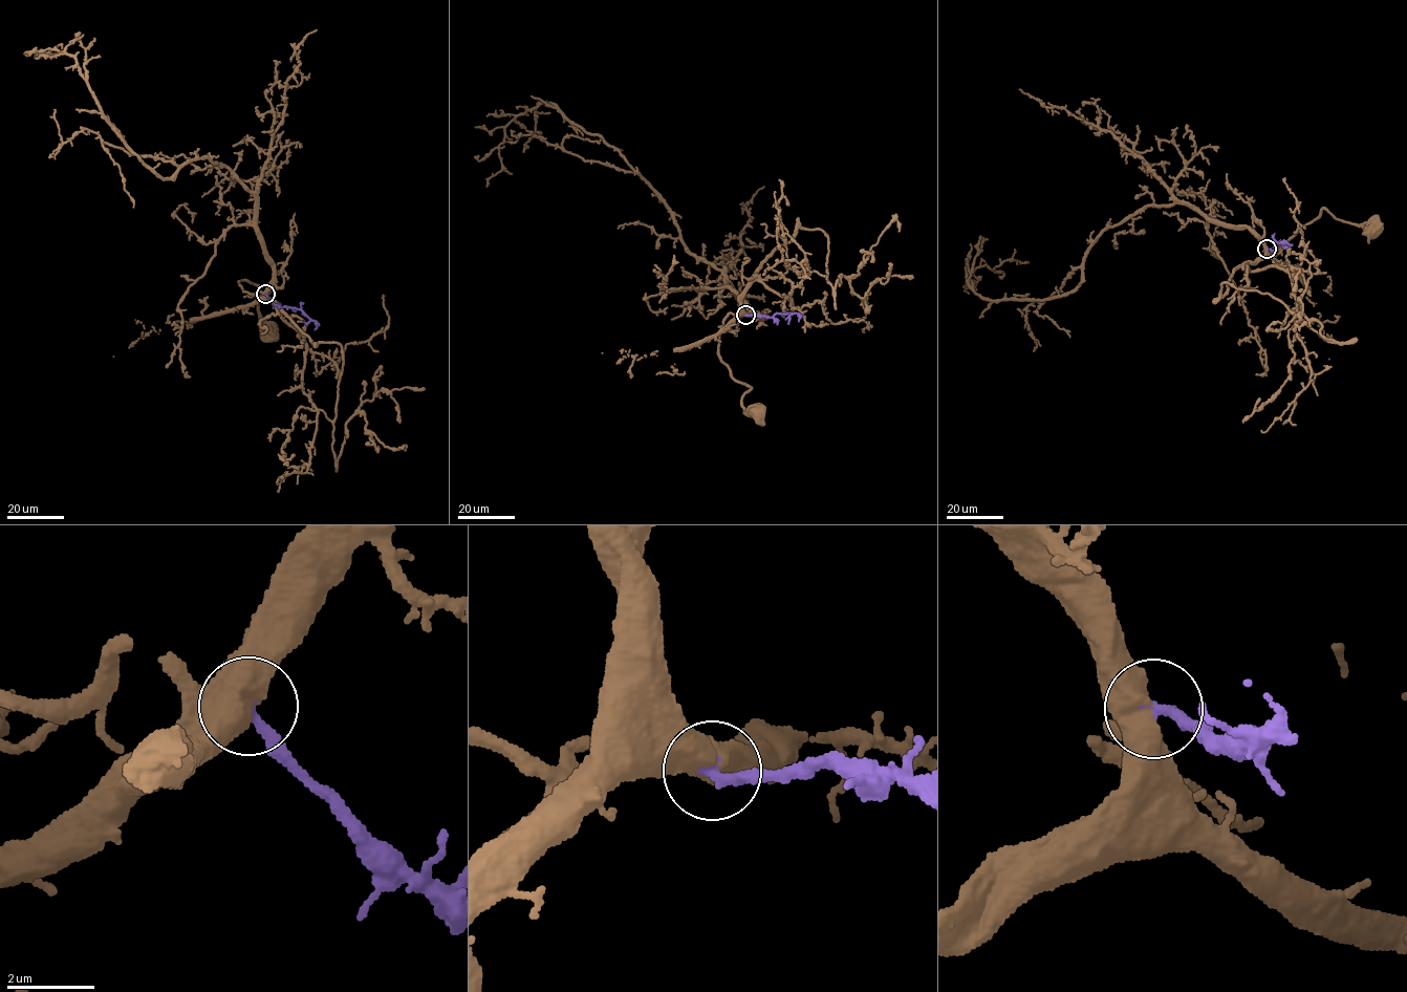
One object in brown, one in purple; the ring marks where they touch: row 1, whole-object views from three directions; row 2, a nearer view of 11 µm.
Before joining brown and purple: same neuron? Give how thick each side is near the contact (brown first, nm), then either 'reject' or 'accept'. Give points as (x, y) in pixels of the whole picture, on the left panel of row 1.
550 nm thick on the brown side, 260 nm on the other; accept

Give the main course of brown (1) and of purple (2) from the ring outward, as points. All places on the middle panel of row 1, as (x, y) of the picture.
1: (745, 315), (730, 314), (723, 321), (718, 356), (732, 378), (751, 389), (741, 406), (750, 414), (758, 412)
2: (745, 315), (798, 314), (799, 321)

